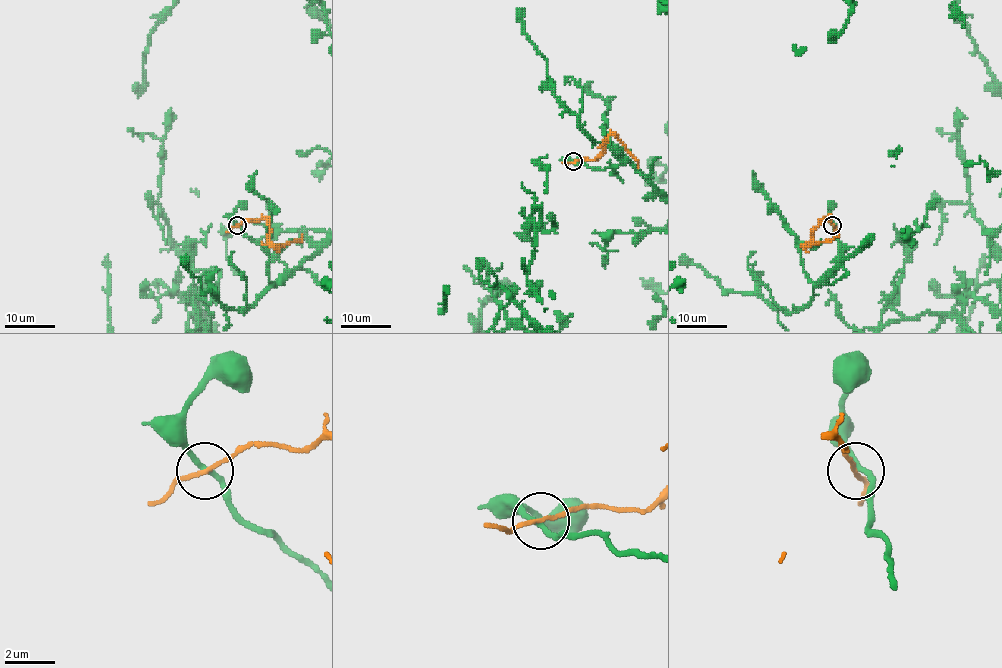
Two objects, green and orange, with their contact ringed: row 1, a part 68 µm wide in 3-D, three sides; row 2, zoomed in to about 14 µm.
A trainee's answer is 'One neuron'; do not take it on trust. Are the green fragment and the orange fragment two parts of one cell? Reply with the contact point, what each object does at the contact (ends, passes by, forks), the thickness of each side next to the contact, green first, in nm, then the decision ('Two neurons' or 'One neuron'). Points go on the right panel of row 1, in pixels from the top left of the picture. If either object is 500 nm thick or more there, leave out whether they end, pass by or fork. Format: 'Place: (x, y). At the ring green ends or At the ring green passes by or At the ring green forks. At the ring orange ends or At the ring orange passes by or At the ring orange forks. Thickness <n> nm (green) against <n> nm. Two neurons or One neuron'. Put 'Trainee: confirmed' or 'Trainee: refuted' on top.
Trainee: refuted
Place: (832, 225). At the ring green passes by. At the ring orange passes by. Thickness 200 nm (green) against 150 nm. Two neurons

